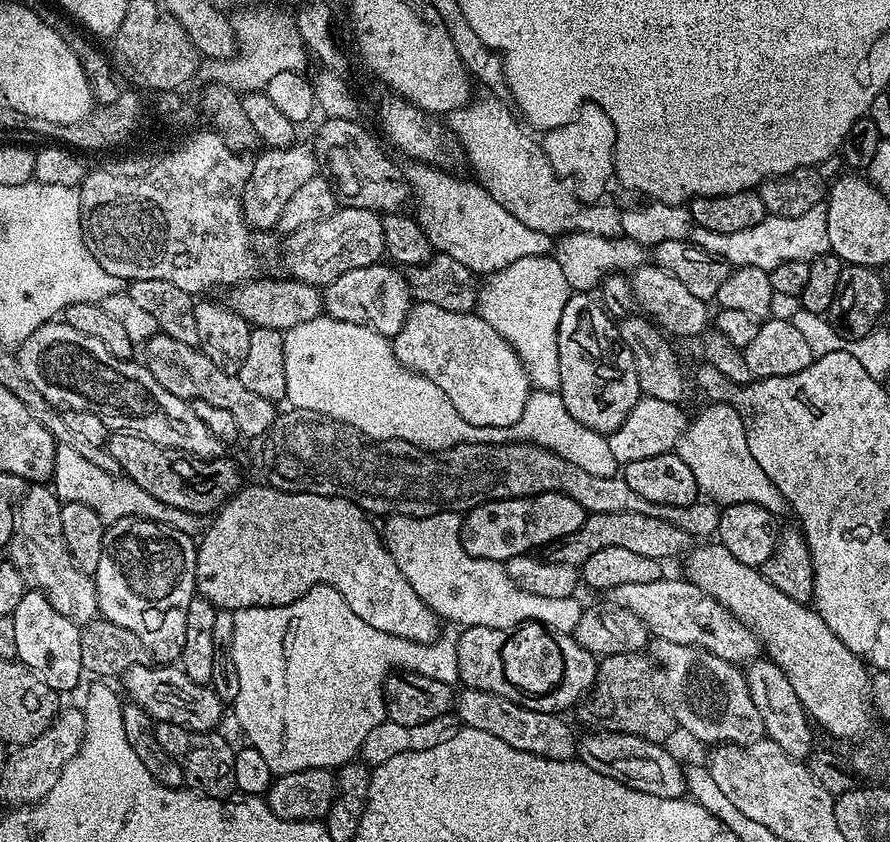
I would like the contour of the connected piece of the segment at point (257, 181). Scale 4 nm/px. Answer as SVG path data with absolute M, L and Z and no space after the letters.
M303 142L294 143L289 148L269 148L261 153L257 160L251 161L252 173L244 187L240 210L249 229L272 230L278 218L282 218L282 210L286 202L290 202L290 197L300 187L306 186L310 178L318 175L318 161L315 151Z

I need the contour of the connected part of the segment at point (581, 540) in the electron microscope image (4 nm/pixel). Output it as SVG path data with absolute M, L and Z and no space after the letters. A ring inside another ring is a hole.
M594 512L585 515L582 526L578 526L574 534L566 534L566 538L558 538L554 543L547 545L543 549L542 556L550 562L582 566L586 558L590 558L590 554L595 554L606 546L623 546L625 550L635 550L636 553L646 558L661 561L683 557L689 551L690 537L686 530L662 518L650 518L647 514L630 514L629 512L598 514Z

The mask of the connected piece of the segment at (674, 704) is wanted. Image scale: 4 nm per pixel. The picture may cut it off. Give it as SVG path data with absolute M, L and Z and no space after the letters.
M653 639L650 644L650 656L664 671L664 684L662 699L671 711L681 729L684 728L696 740L701 740L707 746L722 744L753 744L765 739L762 718L758 714L758 706L754 706L754 698L750 698L748 683L743 671L735 664L728 664L718 658L713 652L707 652L694 646L682 646L682 642L666 642Z

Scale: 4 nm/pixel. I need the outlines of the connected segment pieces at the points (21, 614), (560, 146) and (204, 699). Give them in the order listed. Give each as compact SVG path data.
M39 590L25 591L22 602L18 602L18 606L11 614L14 622L14 635L18 650L16 651L16 659L20 663L25 664L31 672L38 674L38 678L42 678L42 682L46 682L46 686L50 686L57 694L65 694L71 688L76 688L80 684L80 676L84 672L82 666L82 642L80 641L81 625L75 624L70 618L66 618L66 614L58 614L58 610L54 610L54 606L49 602L48 597Z
M585 103L570 122L549 129L541 144L556 174L566 180L576 180L574 191L581 203L597 203L605 195L606 182L613 179L615 171L616 127L600 106Z
M130 666L130 670L123 674L122 683L128 691L127 699L142 706L153 721L182 726L195 732L211 732L221 727L219 724L224 716L225 701L218 698L211 686L194 682L194 678L187 676L178 666Z

